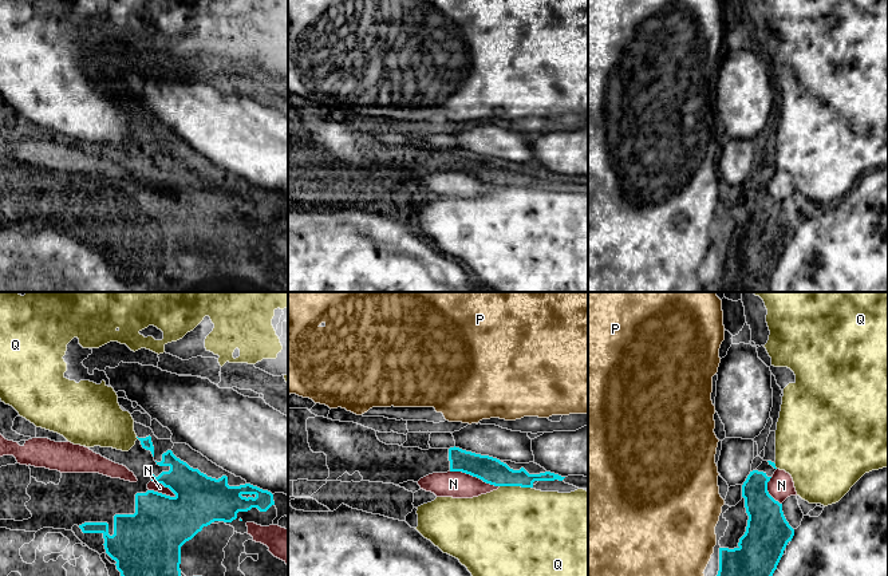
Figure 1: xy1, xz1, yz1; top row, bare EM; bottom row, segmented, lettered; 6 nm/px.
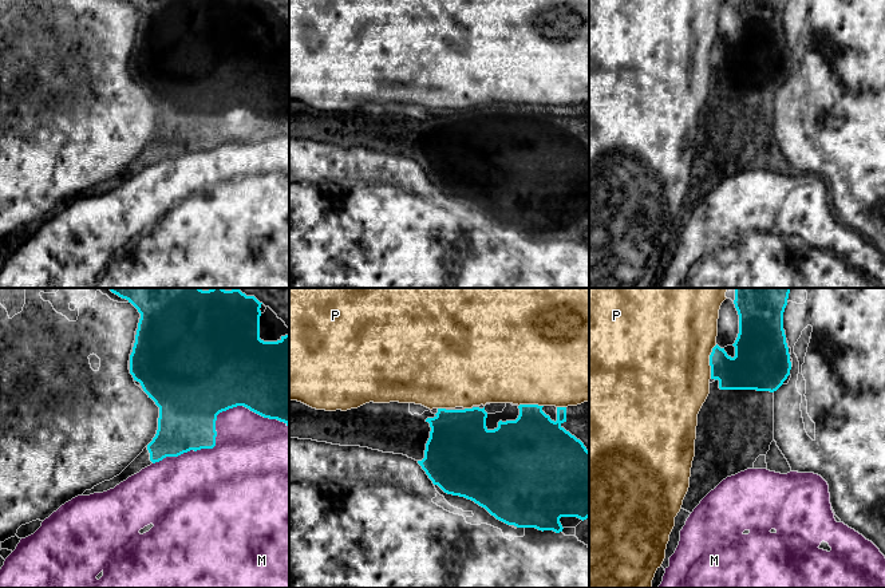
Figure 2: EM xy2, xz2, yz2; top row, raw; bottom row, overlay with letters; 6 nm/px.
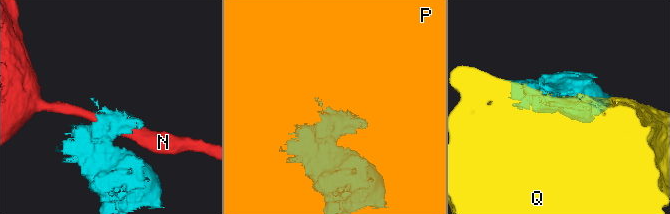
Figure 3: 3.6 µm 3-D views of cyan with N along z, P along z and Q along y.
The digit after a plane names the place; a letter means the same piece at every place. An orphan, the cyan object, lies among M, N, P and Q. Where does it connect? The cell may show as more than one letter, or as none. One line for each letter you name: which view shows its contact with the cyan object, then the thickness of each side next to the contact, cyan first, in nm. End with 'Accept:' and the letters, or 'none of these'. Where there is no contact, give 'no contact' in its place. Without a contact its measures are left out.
Accept: none of these

